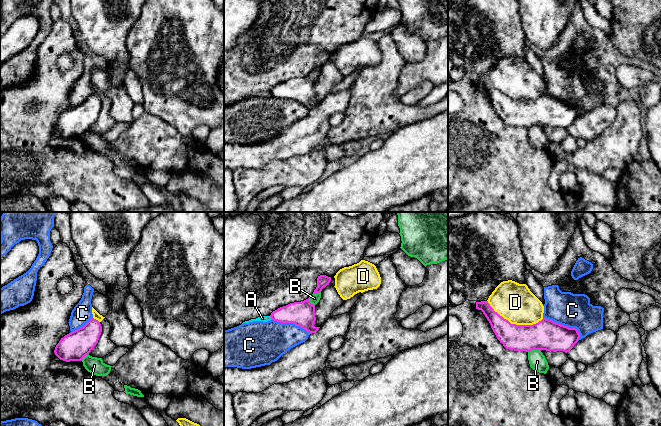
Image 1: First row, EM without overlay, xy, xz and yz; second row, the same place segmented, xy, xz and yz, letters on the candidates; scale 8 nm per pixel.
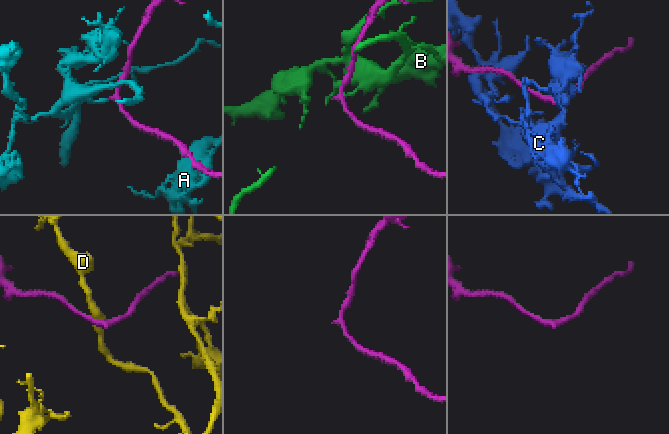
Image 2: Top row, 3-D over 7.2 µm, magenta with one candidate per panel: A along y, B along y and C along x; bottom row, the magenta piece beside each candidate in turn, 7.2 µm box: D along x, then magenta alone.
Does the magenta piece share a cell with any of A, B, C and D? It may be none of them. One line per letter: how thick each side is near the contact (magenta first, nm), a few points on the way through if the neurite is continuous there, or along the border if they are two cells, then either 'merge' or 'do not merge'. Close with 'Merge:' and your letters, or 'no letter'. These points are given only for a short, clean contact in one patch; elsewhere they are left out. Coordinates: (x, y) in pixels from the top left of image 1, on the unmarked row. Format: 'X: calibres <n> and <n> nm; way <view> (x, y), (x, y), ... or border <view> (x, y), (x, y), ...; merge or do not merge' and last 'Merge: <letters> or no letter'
A: calibres 200 and 50 nm; border xz (269, 92), (271, 95); do not merge
B: calibres 240 and 140 nm; do not merge
C: calibres 240 and 280 nm; do not merge
D: calibres 220 and 300 nm; do not merge
Merge: no letter

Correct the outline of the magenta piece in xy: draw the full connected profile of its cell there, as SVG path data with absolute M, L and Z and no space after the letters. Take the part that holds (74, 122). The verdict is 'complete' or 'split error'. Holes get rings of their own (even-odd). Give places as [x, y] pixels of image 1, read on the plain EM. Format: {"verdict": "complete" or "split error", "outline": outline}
{"verdict": "complete", "outline": "M91 94L83 103L61 114L54 129L66 138L82 137L98 119L101 108L100 98Z"}

